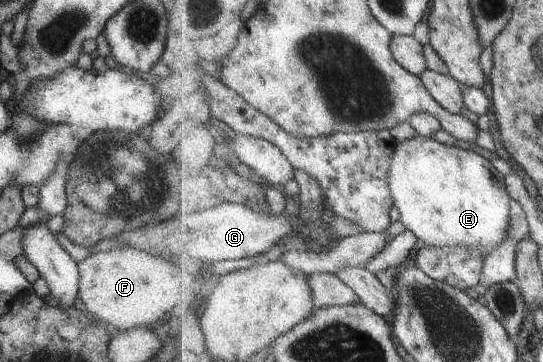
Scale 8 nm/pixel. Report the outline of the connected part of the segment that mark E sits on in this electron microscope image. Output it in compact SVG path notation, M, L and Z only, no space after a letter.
M416 134L414 138L403 143L397 144L392 160L391 171L389 172L389 187L395 198L395 205L399 208L400 221L405 228L411 230L426 245L435 247L470 247L471 249L479 249L482 255L488 256L492 254L501 244L508 242L510 238L510 219L511 219L511 196L507 189L505 175L500 172L498 165L495 165L490 159L486 159L476 151L468 151L458 147L446 146L441 142L422 135Z

